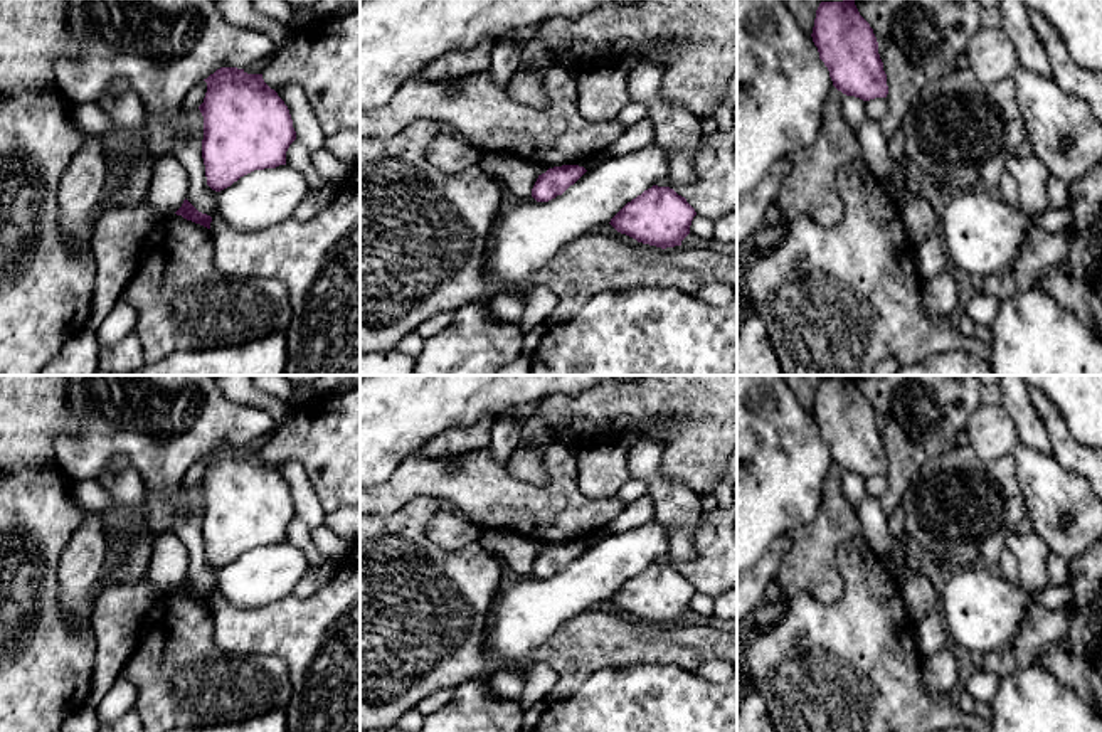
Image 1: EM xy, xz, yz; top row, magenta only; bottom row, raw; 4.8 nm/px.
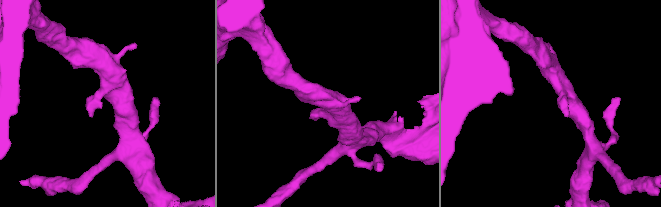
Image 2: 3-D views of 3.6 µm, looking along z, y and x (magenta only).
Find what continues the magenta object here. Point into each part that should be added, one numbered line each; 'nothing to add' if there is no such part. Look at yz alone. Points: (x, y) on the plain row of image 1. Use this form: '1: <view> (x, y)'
nothing to add

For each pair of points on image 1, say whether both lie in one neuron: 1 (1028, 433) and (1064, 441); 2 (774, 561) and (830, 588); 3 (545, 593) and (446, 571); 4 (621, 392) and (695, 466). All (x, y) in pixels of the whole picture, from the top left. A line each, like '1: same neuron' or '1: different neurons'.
1: different neurons
2: different neurons
3: different neurons
4: same neuron

